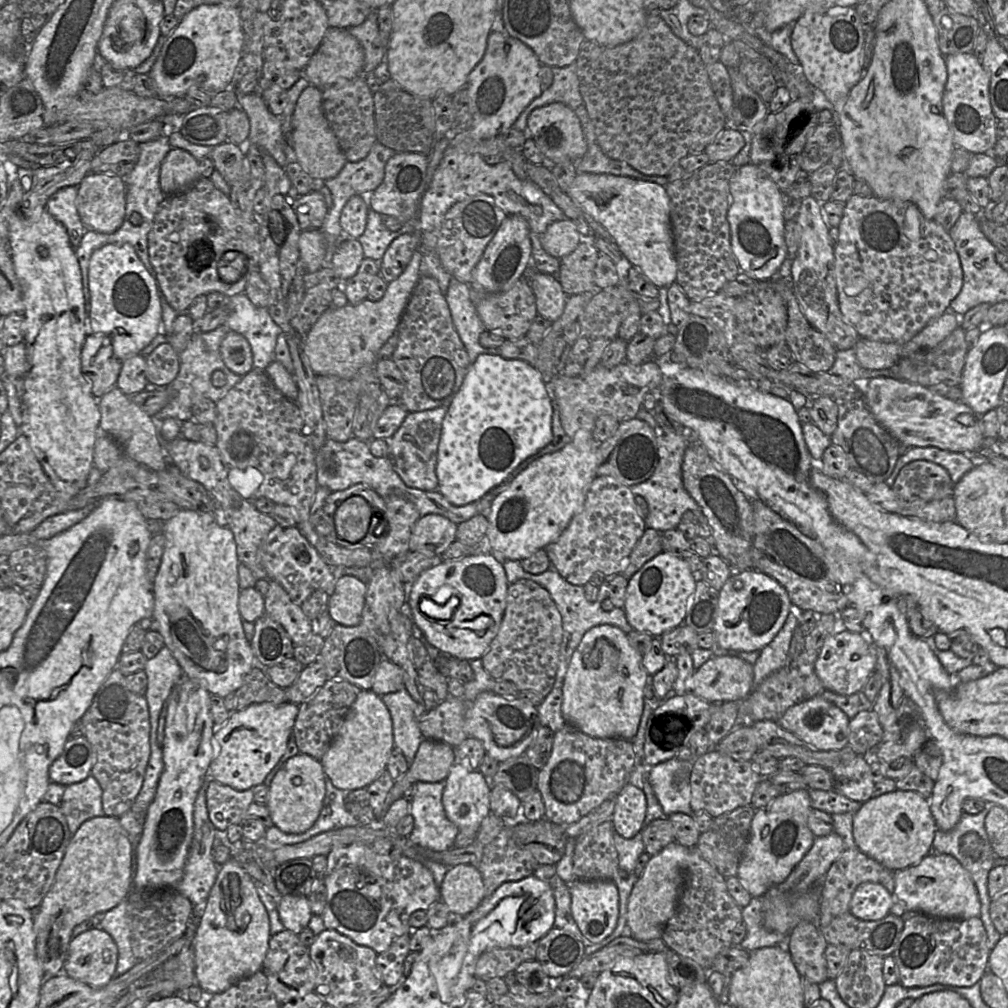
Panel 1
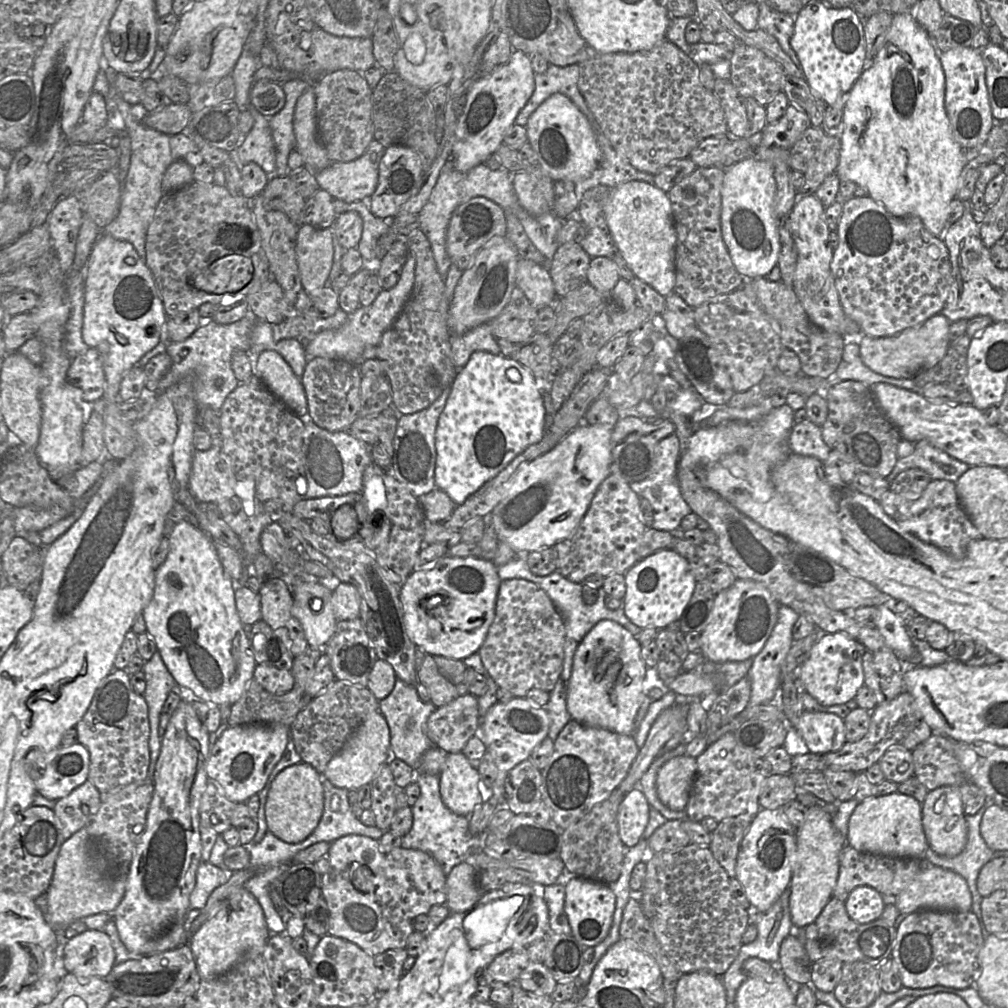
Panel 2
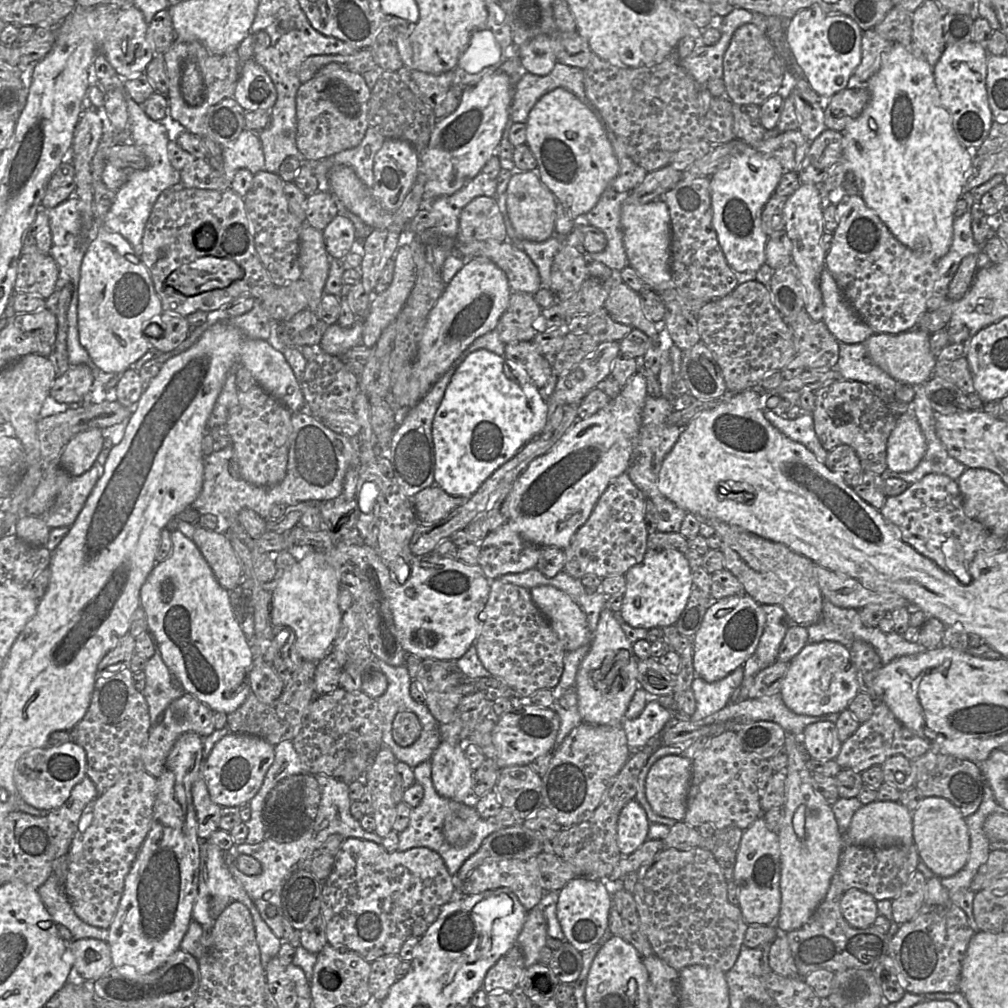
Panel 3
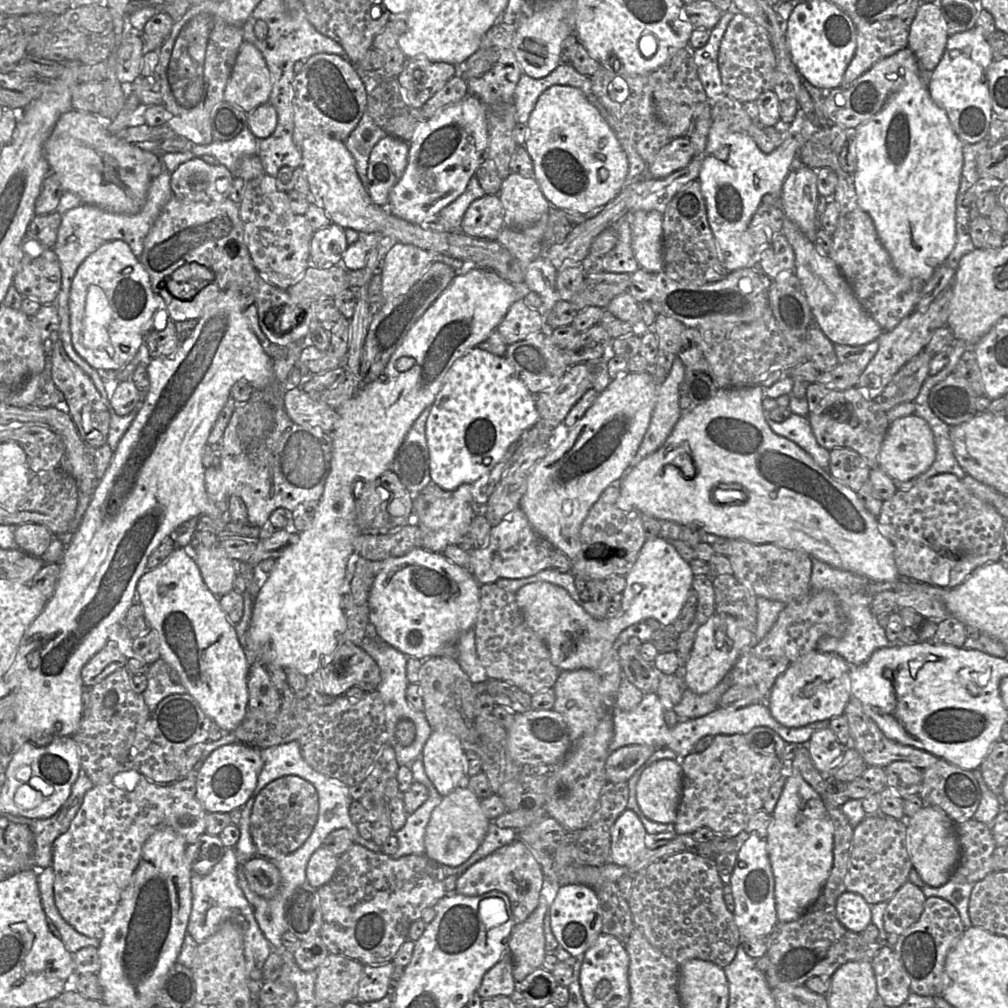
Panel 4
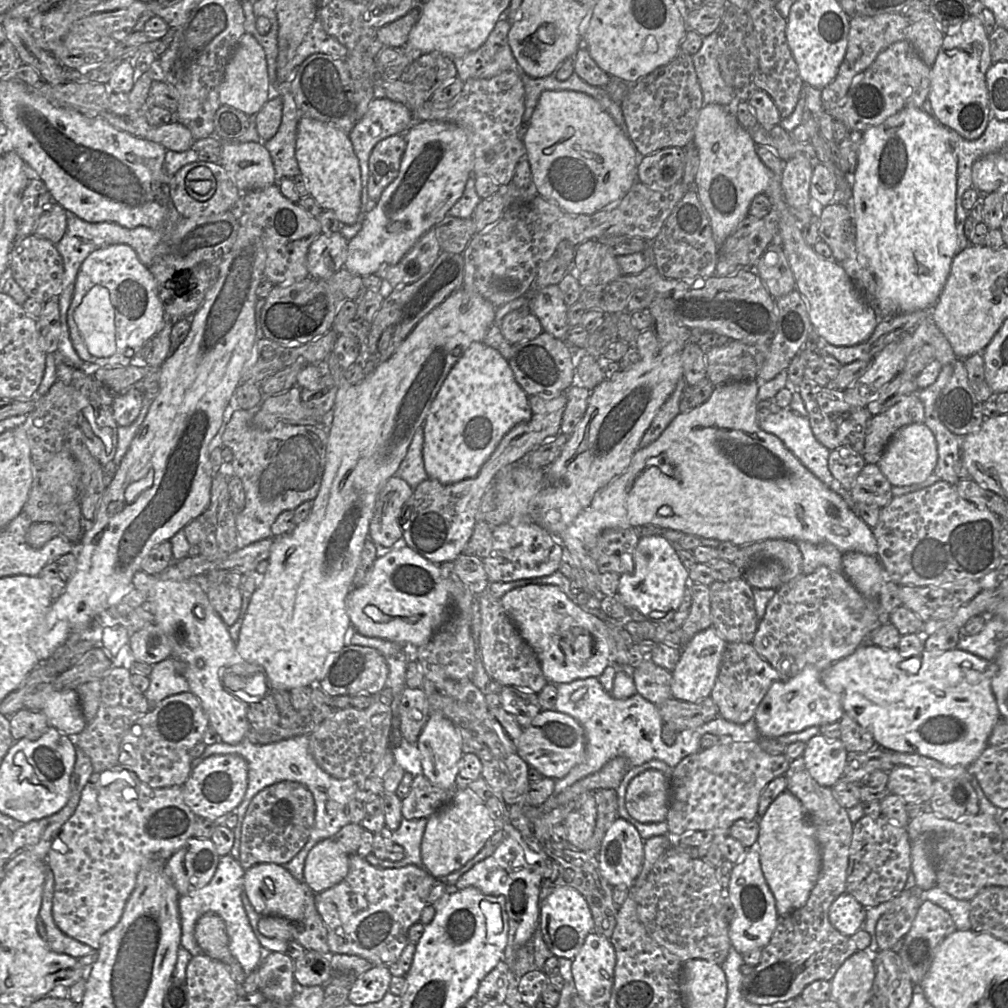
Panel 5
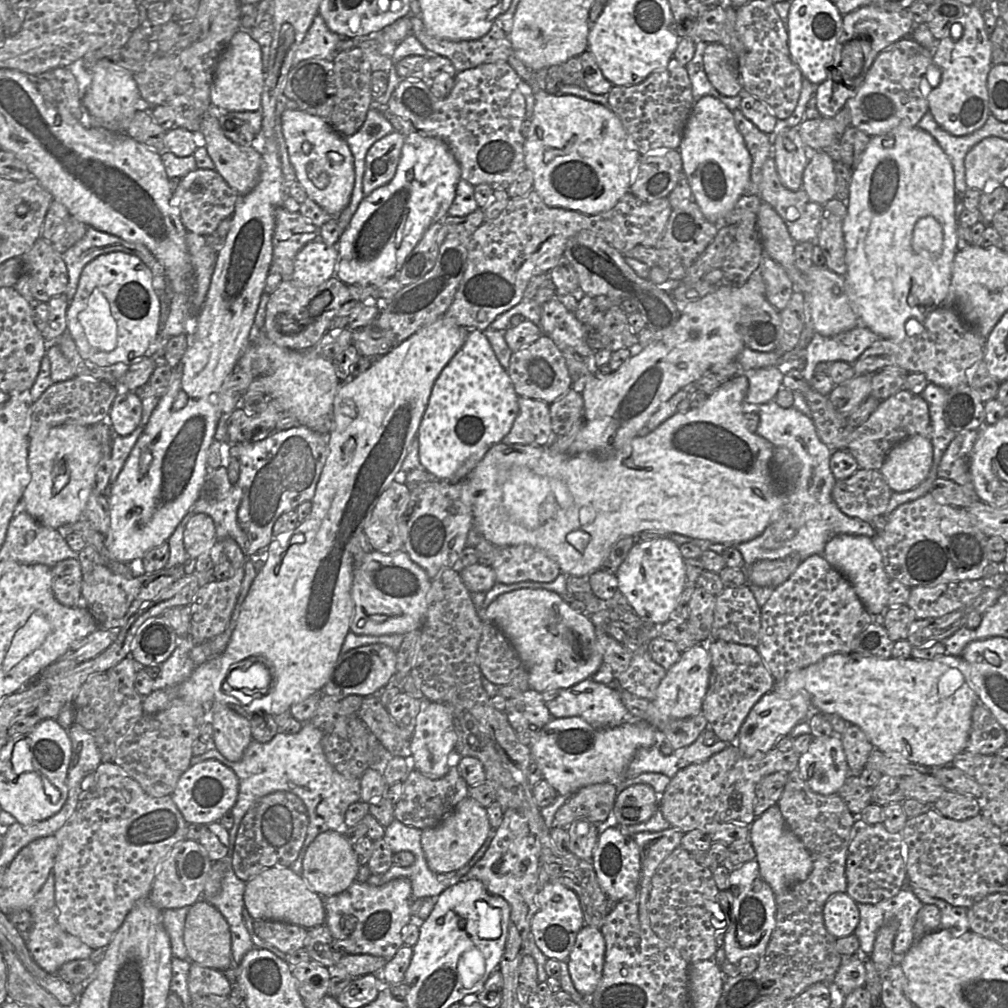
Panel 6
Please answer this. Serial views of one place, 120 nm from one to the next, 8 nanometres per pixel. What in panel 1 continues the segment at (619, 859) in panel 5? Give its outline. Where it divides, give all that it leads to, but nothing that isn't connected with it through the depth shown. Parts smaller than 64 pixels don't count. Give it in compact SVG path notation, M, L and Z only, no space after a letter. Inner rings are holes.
M626 783L618 793L612 823L614 830L626 839L633 838L644 828L647 799L643 789Z

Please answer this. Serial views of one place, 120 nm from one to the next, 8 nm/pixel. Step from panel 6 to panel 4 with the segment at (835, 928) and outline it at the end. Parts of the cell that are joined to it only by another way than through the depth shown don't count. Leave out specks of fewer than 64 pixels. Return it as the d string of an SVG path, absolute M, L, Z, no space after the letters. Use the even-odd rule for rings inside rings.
M845 891L837 899L836 916L846 929L861 933L871 923L871 906L861 895Z

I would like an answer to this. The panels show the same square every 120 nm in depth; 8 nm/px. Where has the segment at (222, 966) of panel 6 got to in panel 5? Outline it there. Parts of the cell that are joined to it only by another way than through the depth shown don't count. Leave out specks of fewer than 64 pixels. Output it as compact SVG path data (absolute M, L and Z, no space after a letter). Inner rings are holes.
M215 913L202 915L195 926L195 939L203 954L223 962L230 968L233 979L239 984L237 991L239 998L247 996L248 994L244 990L247 975L231 953L229 937L223 919Z

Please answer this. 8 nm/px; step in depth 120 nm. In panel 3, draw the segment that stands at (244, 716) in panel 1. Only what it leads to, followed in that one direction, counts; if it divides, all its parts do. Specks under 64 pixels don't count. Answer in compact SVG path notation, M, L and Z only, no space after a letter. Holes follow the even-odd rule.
M229 733L211 750L201 766L211 800L220 807L237 807L249 803L257 794L275 757L275 746L262 738L239 733Z

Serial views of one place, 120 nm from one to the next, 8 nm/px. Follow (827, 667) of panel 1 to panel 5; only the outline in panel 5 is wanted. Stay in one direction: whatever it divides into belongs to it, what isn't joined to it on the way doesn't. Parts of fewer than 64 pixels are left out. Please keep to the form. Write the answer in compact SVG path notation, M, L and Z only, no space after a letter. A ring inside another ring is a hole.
M807 665L798 675L787 680L779 679L770 686L753 717L761 737L777 738L810 726L841 720L845 713L841 697L823 685L822 671L813 665Z

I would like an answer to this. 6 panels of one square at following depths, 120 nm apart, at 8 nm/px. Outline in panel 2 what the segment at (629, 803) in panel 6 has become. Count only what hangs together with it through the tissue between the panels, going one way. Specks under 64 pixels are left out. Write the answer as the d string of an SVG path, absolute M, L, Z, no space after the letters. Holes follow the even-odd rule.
M678 756L664 763L657 774L657 795L667 808L685 810L696 777L696 758Z

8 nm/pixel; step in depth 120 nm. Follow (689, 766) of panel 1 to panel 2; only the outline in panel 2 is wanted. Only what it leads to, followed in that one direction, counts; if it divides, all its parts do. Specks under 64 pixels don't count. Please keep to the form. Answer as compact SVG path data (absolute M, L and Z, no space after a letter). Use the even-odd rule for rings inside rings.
M680 744L675 749L666 752L656 760L652 762L648 770L641 777L639 783L635 786L639 790L642 790L650 806L655 808L660 814L667 820L679 820L683 821L687 819L687 813L685 810L673 811L662 804L657 795L657 774L661 766L670 759L678 756L685 756L685 745Z

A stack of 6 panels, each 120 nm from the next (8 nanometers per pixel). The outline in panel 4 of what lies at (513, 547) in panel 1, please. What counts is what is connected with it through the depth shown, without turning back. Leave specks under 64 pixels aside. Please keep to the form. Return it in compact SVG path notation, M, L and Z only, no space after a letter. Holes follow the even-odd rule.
M649 372L625 373L612 380L584 416L568 430L567 435L559 438L550 447L549 454L533 468L520 507L532 527L571 561L581 550L580 530L591 507L609 486L618 483L631 468L631 462L649 427L658 387L659 384Z

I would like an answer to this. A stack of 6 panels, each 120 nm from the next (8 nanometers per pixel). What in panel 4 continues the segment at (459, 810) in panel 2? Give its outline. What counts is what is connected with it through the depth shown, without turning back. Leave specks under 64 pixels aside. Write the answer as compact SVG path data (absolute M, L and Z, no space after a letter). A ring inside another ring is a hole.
M434 730L426 741L420 759L425 773L441 796L463 786L466 773L465 750L458 737Z

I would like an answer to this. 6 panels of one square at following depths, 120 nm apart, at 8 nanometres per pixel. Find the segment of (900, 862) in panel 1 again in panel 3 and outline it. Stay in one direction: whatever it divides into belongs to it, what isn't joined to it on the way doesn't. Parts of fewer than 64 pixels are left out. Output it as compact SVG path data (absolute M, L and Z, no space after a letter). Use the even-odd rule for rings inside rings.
M876 800L854 813L843 835L852 845L910 846L914 843L912 812L900 802Z

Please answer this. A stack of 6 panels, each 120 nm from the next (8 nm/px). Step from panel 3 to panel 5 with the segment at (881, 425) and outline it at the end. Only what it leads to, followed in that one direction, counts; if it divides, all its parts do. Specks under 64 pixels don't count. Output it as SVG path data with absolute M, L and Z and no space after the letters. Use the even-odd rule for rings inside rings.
M806 377L797 387L797 391L804 400L813 434L821 444L830 451L850 448L862 454L868 424L873 417L866 407L850 405L845 400L844 391L832 386L822 387Z

